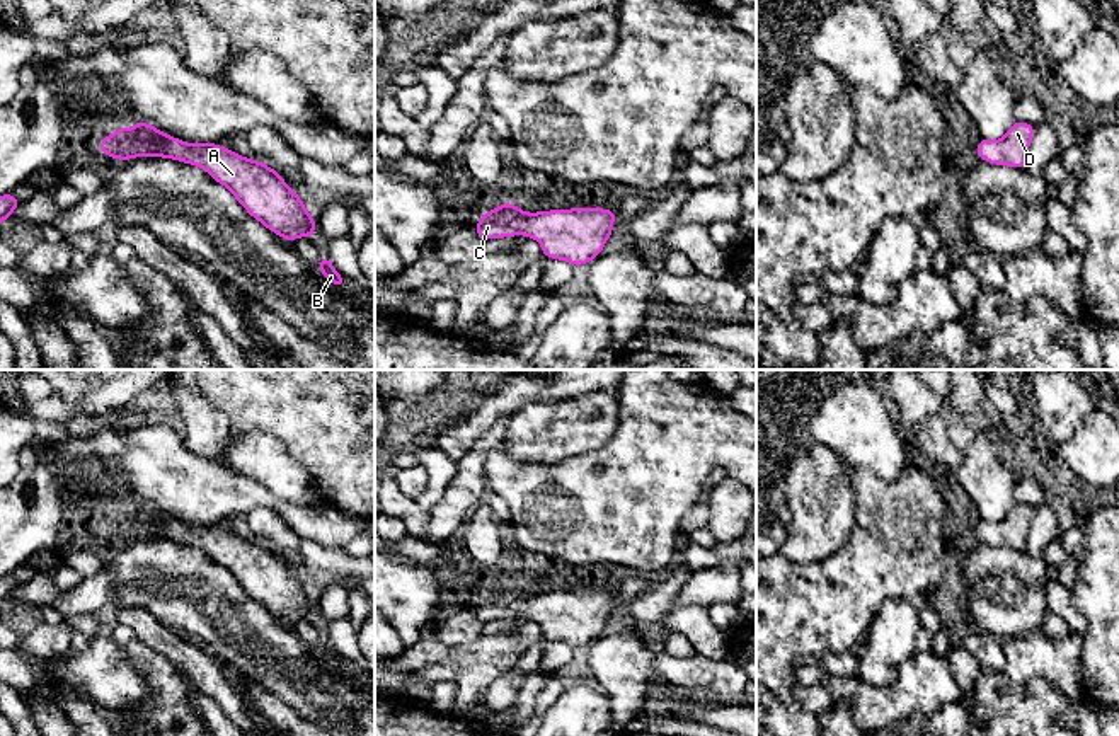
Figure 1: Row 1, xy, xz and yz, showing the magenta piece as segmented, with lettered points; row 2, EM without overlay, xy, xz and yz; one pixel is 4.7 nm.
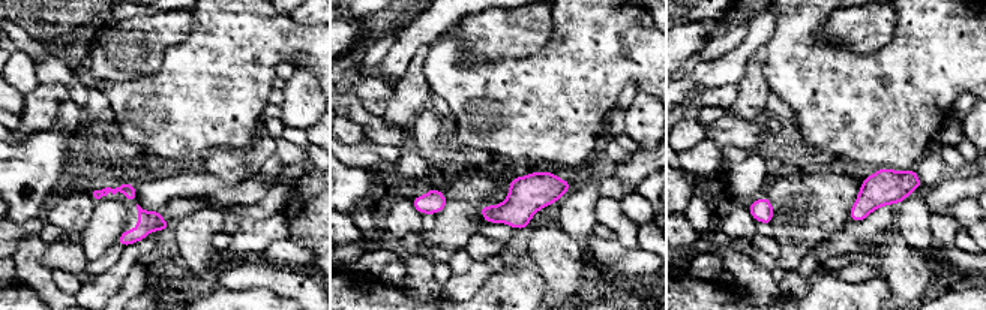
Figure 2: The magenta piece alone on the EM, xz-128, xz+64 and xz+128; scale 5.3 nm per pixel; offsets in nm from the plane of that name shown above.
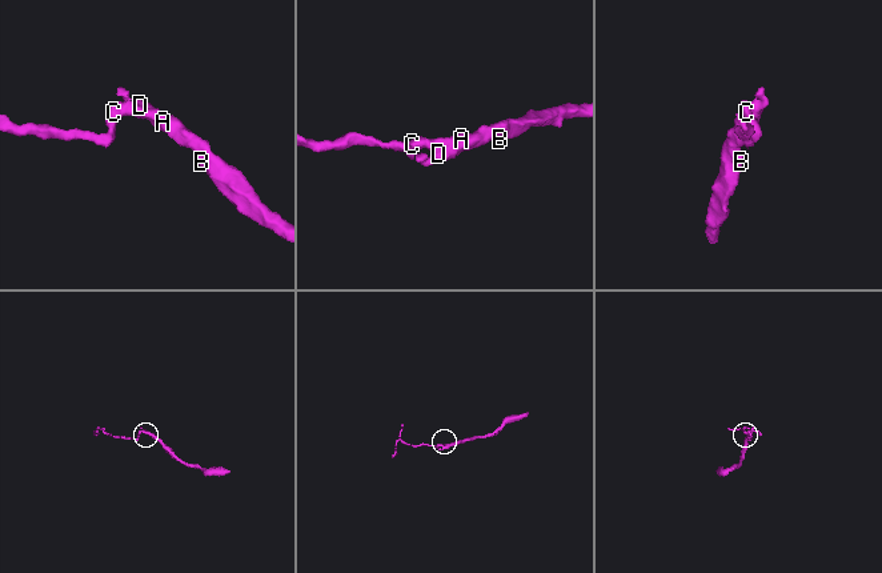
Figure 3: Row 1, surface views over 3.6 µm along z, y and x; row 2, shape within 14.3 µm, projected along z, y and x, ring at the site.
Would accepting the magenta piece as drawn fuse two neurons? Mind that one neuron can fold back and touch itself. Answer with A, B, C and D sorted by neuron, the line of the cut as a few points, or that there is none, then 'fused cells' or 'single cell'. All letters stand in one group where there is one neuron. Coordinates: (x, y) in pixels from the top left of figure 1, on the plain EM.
A B C D | no cut | single cell

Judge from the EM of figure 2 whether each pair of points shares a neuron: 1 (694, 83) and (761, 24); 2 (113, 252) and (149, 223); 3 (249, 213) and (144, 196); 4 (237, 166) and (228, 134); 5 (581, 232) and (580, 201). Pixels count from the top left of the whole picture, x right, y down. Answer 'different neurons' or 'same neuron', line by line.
1: same neuron
2: same neuron
3: different neurons
4: different neurons
5: same neuron

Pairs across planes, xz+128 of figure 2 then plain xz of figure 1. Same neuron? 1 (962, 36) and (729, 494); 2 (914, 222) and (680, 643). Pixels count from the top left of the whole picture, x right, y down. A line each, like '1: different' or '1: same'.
1: different
2: different

